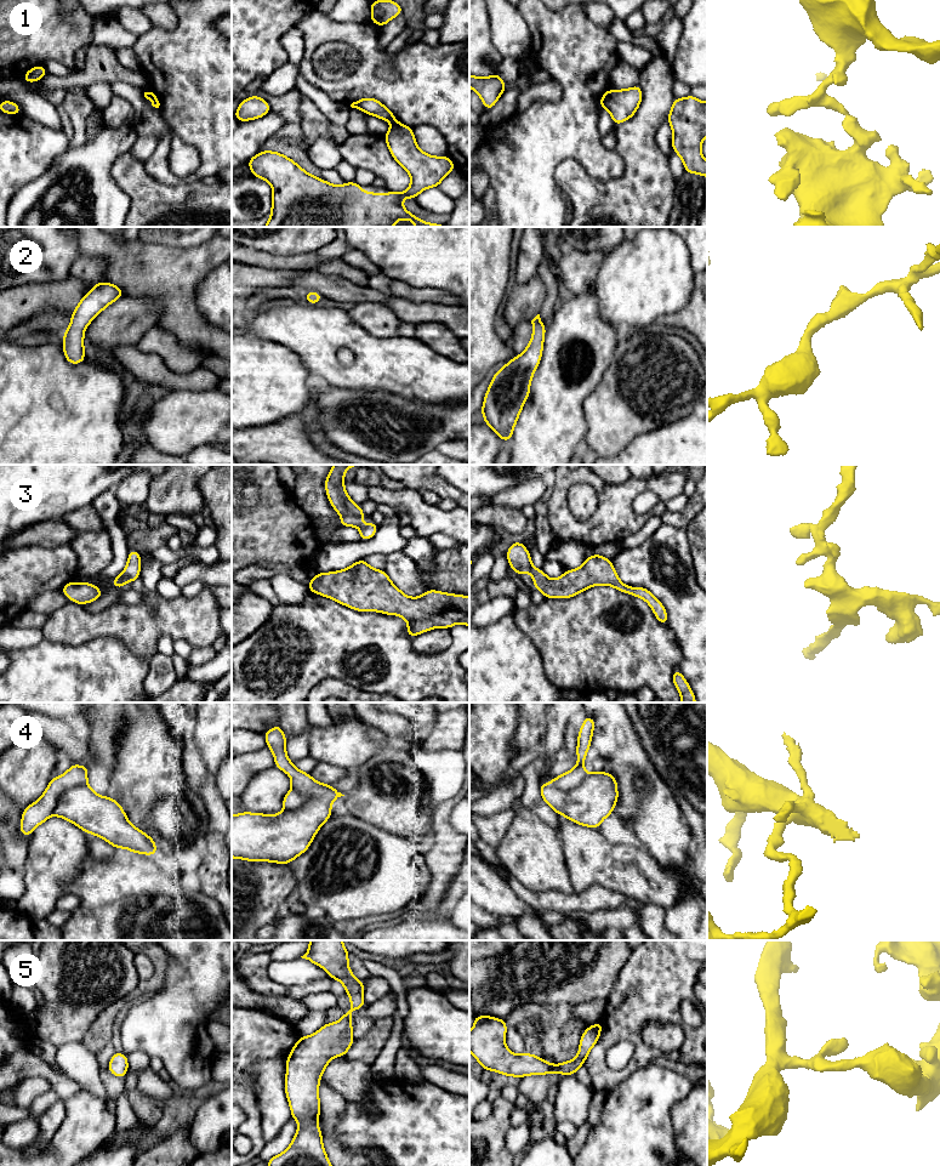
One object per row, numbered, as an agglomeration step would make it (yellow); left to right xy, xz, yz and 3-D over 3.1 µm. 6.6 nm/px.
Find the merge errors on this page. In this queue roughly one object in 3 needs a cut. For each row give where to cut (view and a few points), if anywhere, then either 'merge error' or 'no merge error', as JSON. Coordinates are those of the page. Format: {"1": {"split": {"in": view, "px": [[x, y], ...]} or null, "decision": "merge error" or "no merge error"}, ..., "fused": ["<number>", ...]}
{"1": {"split": {"in": "xz", "px": [[396, 120], [393, 123]]}, "decision": "merge error"}, "2": {"split": null, "decision": "no merge error"}, "3": {"split": null, "decision": "no merge error"}, "4": {"split": {"in": "xy", "px": [[86, 783], [64, 790], [51, 813]]}, "decision": "merge error"}, "5": {"split": null, "decision": "no merge error"}, "fused": ["1", "4"]}

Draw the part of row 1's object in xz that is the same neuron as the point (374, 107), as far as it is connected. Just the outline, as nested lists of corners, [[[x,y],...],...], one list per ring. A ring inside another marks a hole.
[[[360,98],[353,102],[351,107],[377,116],[382,120],[391,123],[397,121],[395,115],[376,98]]]

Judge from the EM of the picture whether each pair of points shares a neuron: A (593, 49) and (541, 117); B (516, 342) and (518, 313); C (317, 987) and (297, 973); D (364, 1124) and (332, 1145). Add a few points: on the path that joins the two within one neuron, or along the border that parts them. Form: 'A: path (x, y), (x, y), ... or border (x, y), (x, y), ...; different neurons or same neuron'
A: path (574, 68), (574, 94), (560, 107); same neuron
B: border (530, 320), (523, 320), (512, 329); different neurons
C: border (329, 977), (286, 988); different neurons
D: border (342, 1113), (335, 1126), (334, 1135), (354, 1153); different neurons

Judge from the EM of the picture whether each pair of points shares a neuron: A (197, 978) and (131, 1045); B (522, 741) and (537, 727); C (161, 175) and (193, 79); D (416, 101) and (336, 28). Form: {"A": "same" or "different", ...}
{"A": "same", "B": "same", "C": "same", "D": "same"}

